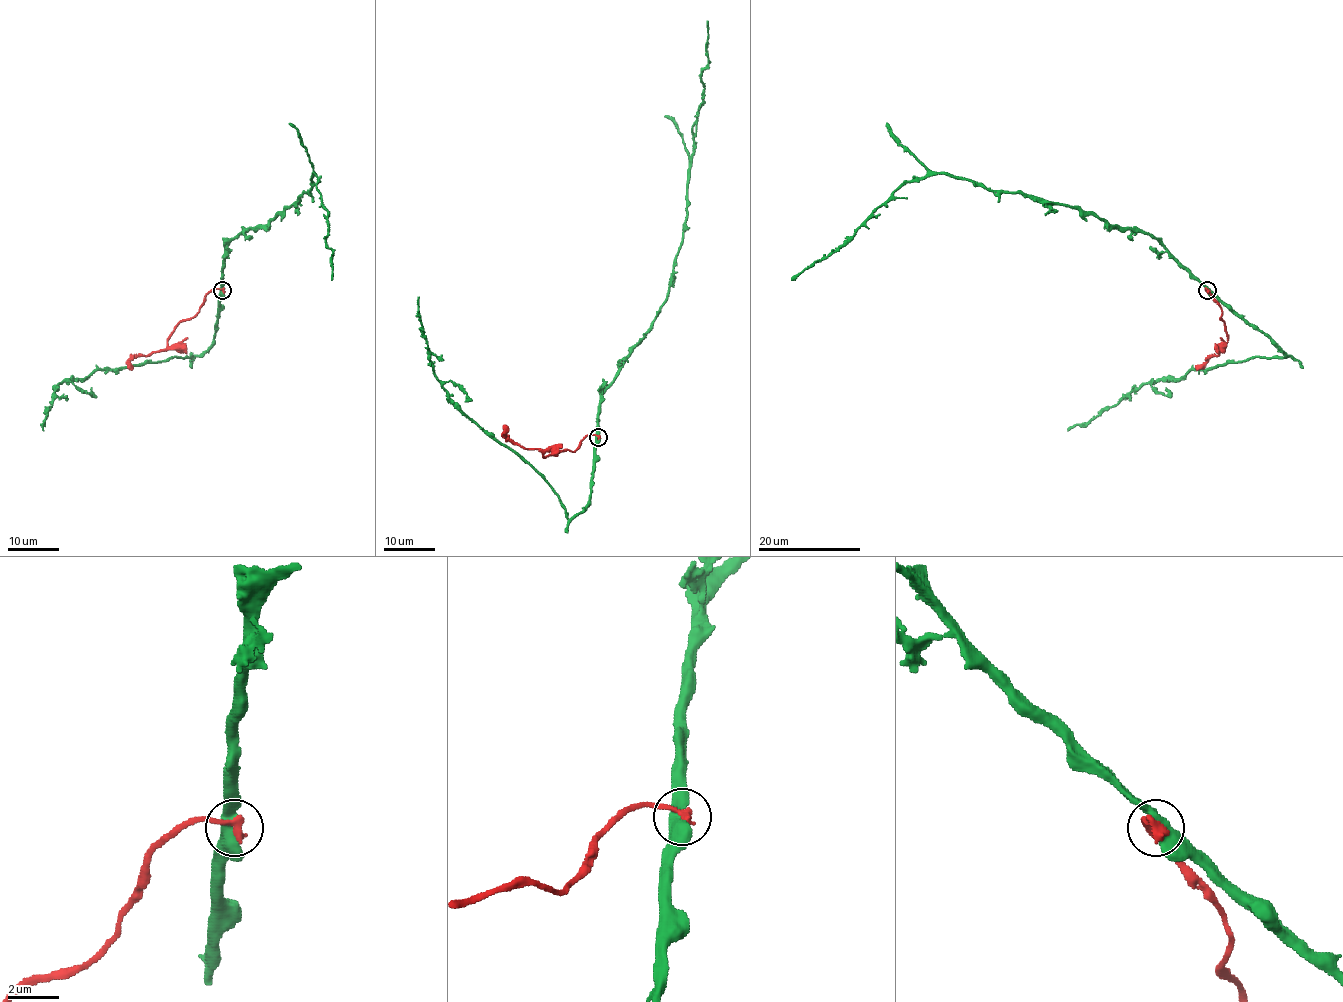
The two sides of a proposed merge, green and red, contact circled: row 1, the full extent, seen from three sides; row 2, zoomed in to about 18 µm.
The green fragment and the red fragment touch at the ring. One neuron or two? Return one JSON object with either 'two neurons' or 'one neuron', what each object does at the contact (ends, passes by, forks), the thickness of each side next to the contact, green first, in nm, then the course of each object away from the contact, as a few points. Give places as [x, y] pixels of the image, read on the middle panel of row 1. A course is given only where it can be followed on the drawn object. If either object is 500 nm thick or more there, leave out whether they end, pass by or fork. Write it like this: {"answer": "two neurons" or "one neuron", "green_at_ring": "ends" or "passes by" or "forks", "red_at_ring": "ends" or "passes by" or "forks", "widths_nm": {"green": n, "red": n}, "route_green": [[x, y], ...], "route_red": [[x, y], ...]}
{"answer": "two neurons", "green_at_ring": "passes by", "red_at_ring": "ends", "widths_nm": {"green": 460, "red": 360}, "route_green": [[597, 436], [599, 394], [666, 298], [680, 247], [691, 126], [703, 103], [700, 73], [708, 63], [707, 21]], "route_red": [[598, 436], [588, 434], [573, 452], [543, 457], [537, 449], [511, 441], [505, 435], [507, 426]]}

